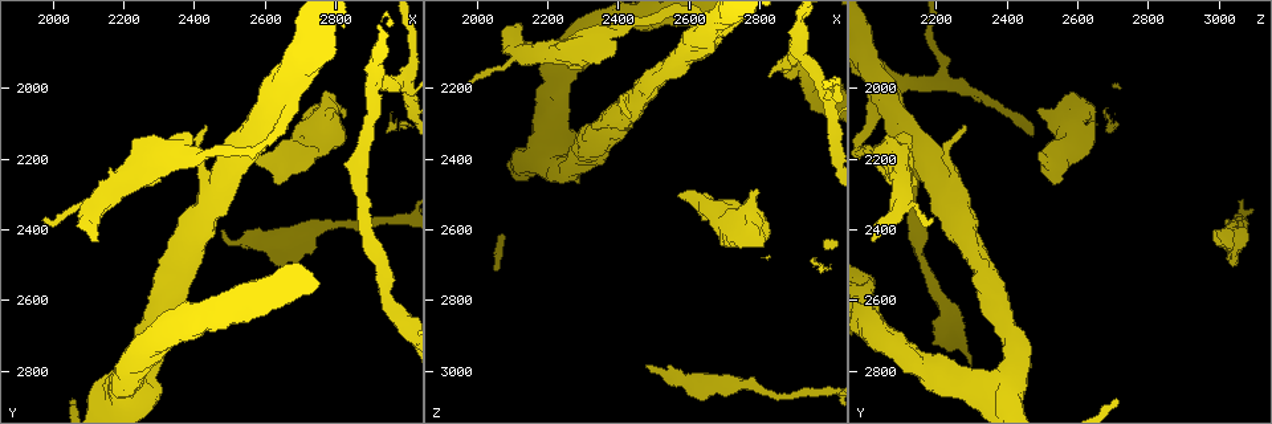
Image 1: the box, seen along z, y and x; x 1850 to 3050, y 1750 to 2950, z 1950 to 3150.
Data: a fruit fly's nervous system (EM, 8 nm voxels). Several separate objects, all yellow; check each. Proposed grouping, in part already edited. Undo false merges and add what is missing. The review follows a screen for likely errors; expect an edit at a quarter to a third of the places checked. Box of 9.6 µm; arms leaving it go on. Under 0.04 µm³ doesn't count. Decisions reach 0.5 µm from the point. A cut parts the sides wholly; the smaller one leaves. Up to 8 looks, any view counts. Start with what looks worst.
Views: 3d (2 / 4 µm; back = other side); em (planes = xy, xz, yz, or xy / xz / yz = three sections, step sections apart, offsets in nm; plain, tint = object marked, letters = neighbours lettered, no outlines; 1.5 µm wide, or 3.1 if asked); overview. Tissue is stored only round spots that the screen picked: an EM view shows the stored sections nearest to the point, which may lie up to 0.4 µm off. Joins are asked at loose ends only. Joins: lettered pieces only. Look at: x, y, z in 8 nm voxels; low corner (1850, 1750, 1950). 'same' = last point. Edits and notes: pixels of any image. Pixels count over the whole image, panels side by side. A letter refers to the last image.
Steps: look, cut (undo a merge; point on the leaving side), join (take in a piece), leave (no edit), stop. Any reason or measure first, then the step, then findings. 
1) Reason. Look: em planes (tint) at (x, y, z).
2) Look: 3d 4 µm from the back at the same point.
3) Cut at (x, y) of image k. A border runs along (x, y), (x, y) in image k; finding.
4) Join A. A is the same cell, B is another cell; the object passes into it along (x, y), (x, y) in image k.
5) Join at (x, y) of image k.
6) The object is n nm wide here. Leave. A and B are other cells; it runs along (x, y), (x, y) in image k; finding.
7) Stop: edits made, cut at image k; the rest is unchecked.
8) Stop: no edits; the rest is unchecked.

Free end. Look: 3d 4 µm at (1980, 2380, 2190).

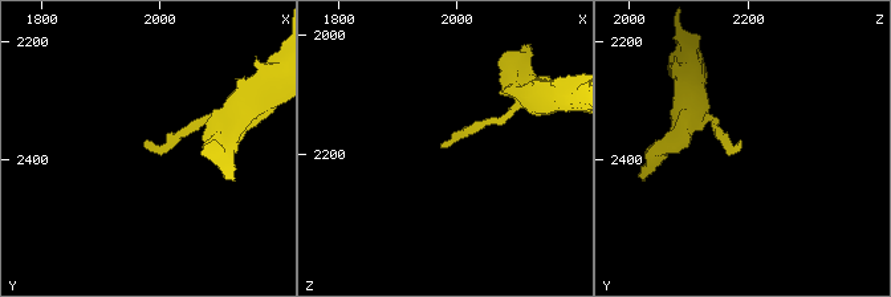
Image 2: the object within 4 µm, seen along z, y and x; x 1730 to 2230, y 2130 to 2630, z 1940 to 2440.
Shape alone is not enough. Look: em planes (letters) at (1970, 2375, 2185).

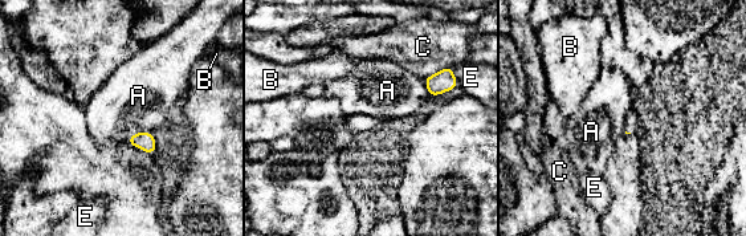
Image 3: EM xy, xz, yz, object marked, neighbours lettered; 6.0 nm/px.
Leave. A, B, C and E are other cells; a border runs along (151, 131), (137, 131), (126, 141) in image 3; no lettered piece goes on from it.

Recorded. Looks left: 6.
Sharp bend. Look: 3d 4 µm from the back at (2900, 1990, 2080).

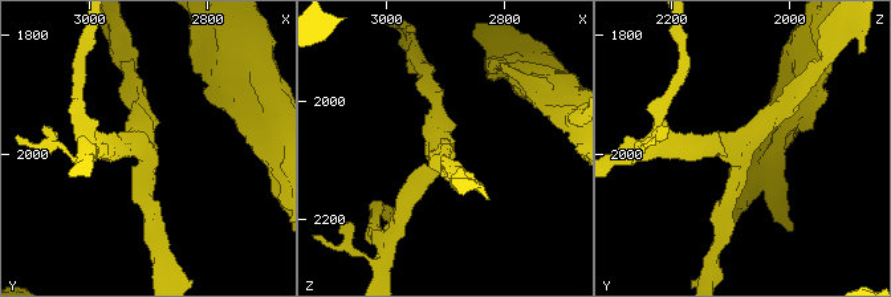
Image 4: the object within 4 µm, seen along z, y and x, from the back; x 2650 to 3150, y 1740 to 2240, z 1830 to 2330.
3 arms meet here; the arms are 220, 240, 260 nm wide. Look: em planes (letters) at (2900, 2000, 2095).

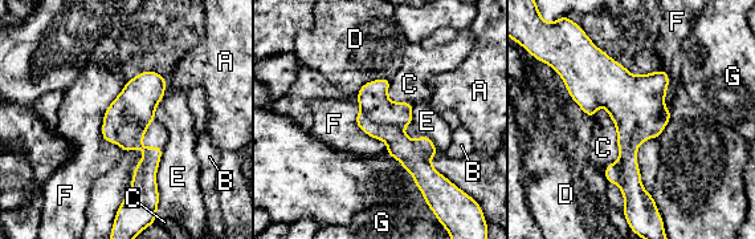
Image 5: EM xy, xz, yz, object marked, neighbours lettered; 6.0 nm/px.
The longest contact is with F, 440 nm. Leave. A, B, C, D, E, F and G are other cells; it runs along (599, 53), (643, 201) in image 5; continuous, no second neuron.

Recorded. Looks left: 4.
Three arms meet. Look: em planes (letters) at (2650, 2040, 2060).

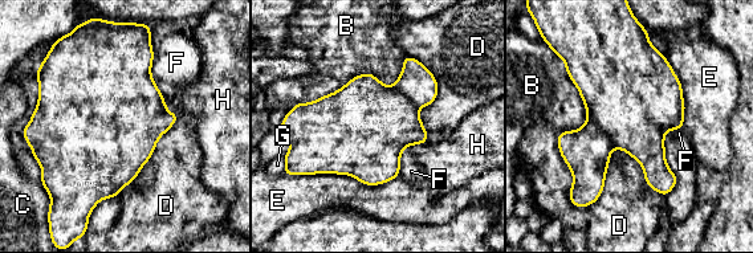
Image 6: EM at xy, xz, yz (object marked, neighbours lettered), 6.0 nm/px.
Cut at (586, 151) of image 6. B, C, D, E, F, G and H are other cells; a border runs along (586, 111), (607, 135), (613, 147) in image 6; two neurons meet here.

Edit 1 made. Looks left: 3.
Stop: edits made, cut at image 6; the rest is unchecked.

